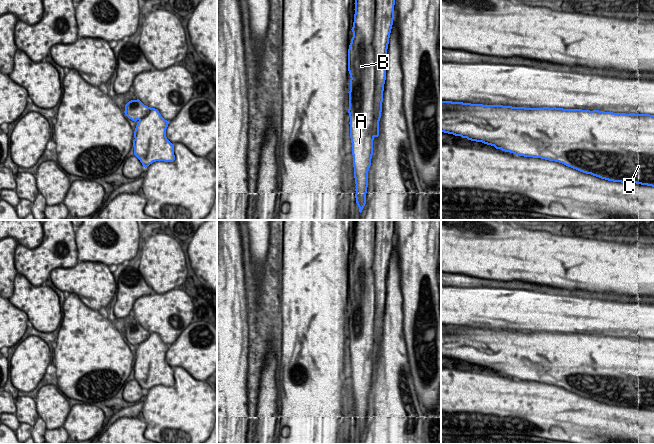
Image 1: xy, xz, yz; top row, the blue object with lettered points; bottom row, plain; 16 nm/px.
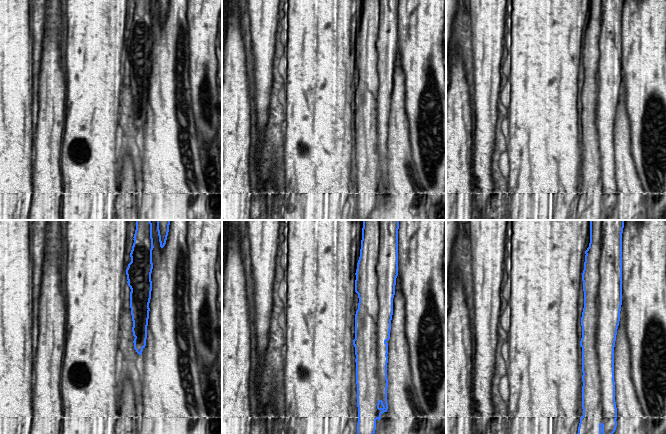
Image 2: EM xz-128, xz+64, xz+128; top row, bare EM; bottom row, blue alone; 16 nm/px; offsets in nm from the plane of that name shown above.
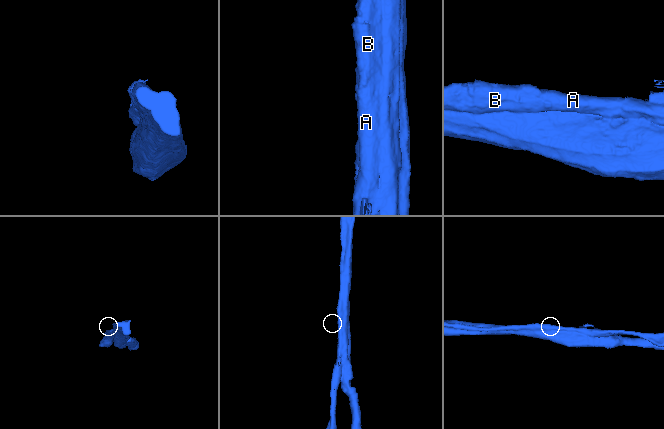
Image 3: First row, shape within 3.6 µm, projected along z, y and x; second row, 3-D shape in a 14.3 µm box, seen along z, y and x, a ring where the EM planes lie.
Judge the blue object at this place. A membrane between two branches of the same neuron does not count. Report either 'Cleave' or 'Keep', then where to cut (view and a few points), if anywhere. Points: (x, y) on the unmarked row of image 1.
Cleave. Split along xz (375, 220), (372, 271), (375, 331), (376, 340), (379, 342)

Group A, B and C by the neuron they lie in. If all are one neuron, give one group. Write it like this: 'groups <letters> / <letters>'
groups A B / C

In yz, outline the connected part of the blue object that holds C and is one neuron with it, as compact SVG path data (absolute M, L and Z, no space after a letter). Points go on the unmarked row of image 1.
M441 325L441 356L482 366L515 379L559 386L608 405L654 411L654 340L652 339Z

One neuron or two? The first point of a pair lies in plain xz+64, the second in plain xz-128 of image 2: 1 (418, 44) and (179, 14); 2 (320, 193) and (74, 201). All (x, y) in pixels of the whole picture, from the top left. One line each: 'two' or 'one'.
1: two
2: one

